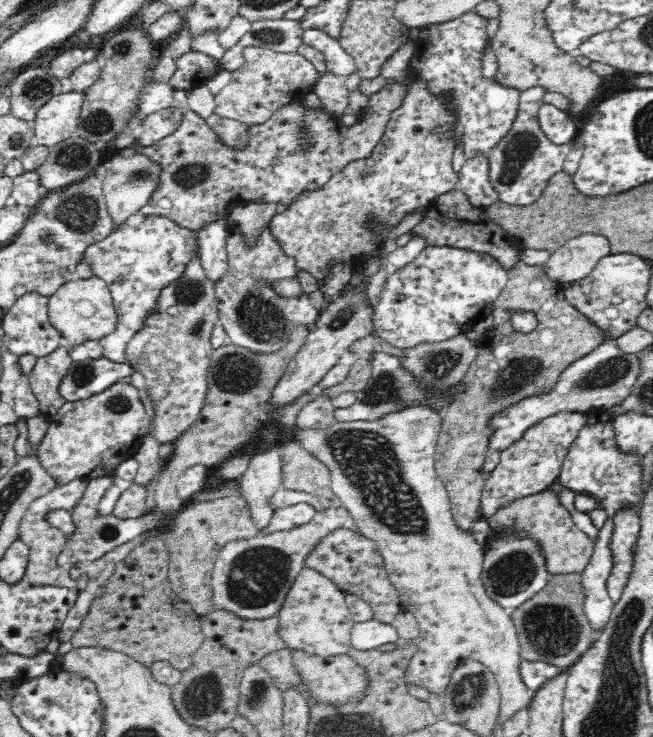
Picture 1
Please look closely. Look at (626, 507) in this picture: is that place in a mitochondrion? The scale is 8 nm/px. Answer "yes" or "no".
no

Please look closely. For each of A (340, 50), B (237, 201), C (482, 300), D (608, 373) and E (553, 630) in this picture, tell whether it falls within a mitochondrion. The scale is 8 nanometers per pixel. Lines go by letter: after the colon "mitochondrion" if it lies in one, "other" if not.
A: other
B: other
C: other
D: mitochondrion
E: mitochondrion

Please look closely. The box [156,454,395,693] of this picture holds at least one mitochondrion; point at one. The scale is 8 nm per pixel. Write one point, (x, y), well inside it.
(256, 576)

